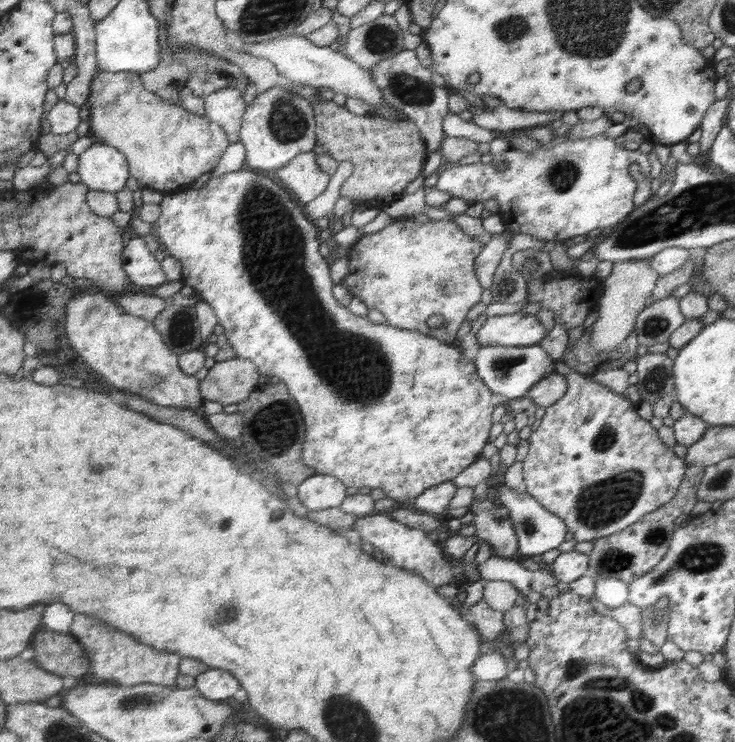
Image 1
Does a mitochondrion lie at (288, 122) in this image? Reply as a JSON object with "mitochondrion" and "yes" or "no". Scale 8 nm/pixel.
{"mitochondrion":"yes"}

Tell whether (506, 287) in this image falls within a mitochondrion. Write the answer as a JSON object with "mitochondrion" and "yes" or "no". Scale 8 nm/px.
{"mitochondrion":"yes"}

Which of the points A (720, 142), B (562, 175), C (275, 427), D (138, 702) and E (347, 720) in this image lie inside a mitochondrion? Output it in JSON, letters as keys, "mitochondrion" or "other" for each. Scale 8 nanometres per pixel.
{"A":"other","B":"mitochondrion","C":"mitochondrion","D":"mitochondrion","E":"mitochondrion"}

